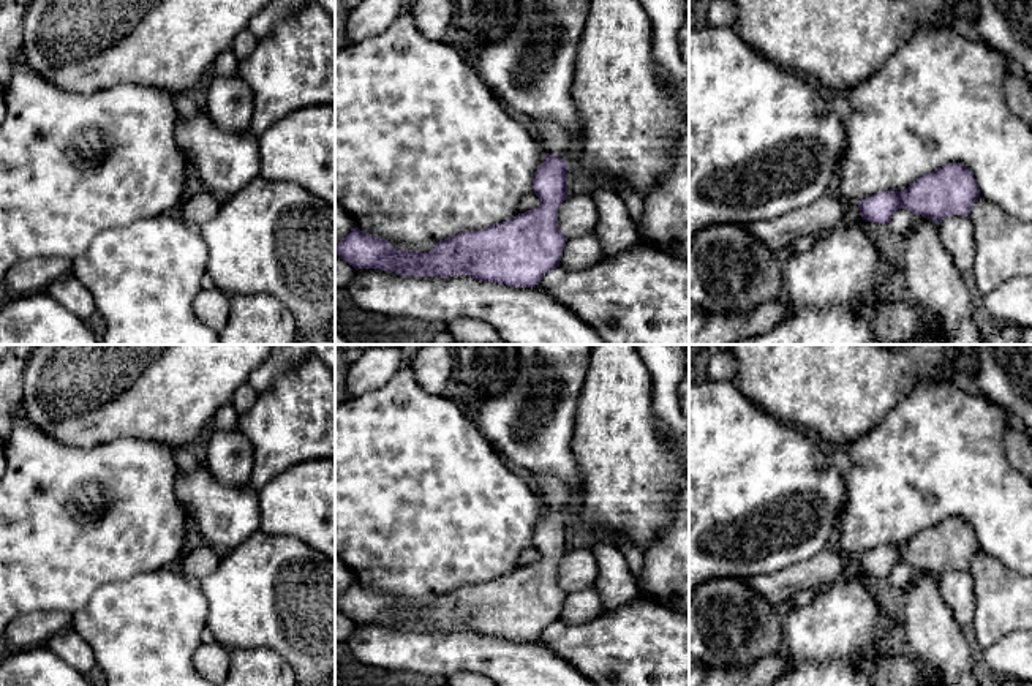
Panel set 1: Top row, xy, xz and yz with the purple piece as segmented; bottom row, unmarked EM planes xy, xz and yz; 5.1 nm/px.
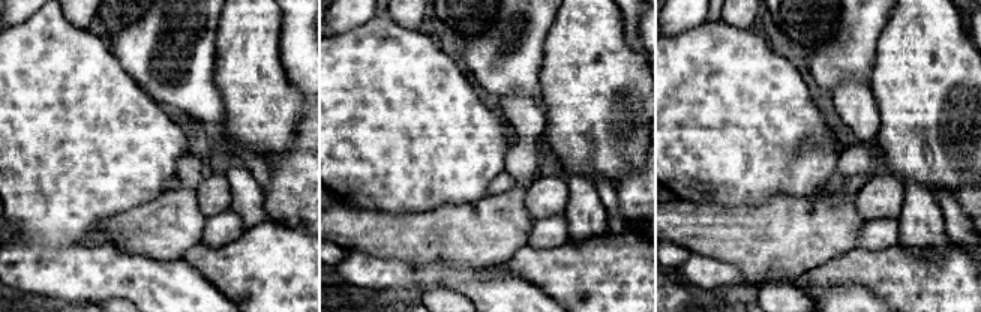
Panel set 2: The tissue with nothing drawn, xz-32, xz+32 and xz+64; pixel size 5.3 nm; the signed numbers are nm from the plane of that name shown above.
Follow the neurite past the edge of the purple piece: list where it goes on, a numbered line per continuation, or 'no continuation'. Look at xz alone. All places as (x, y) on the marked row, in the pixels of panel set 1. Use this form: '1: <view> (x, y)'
1: xz (555, 139)

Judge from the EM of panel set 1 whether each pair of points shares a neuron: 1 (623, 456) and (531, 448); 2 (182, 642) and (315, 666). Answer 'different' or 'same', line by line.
1: different
2: different

